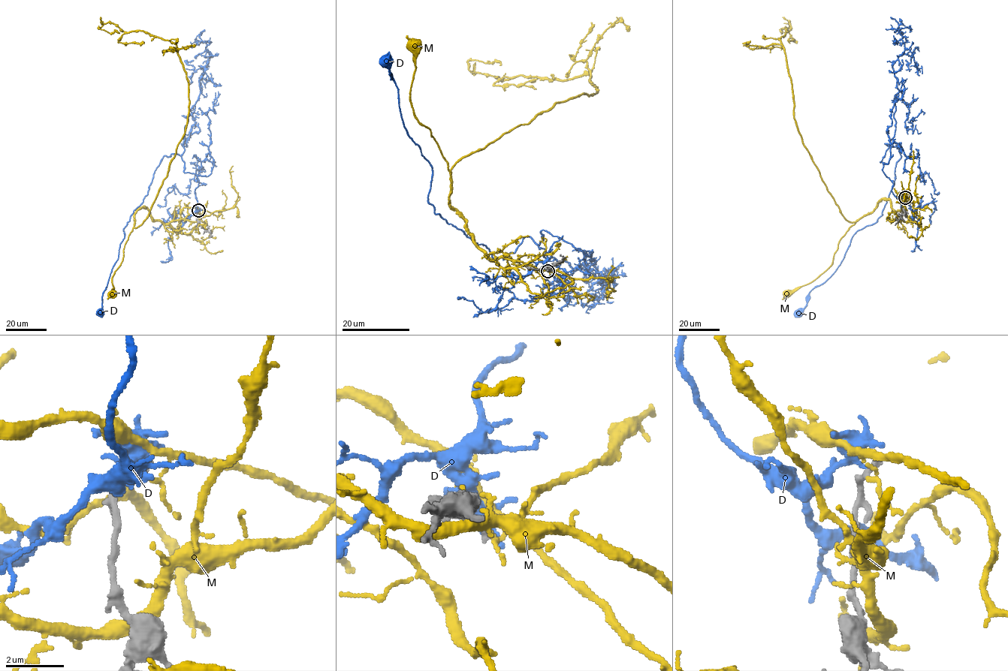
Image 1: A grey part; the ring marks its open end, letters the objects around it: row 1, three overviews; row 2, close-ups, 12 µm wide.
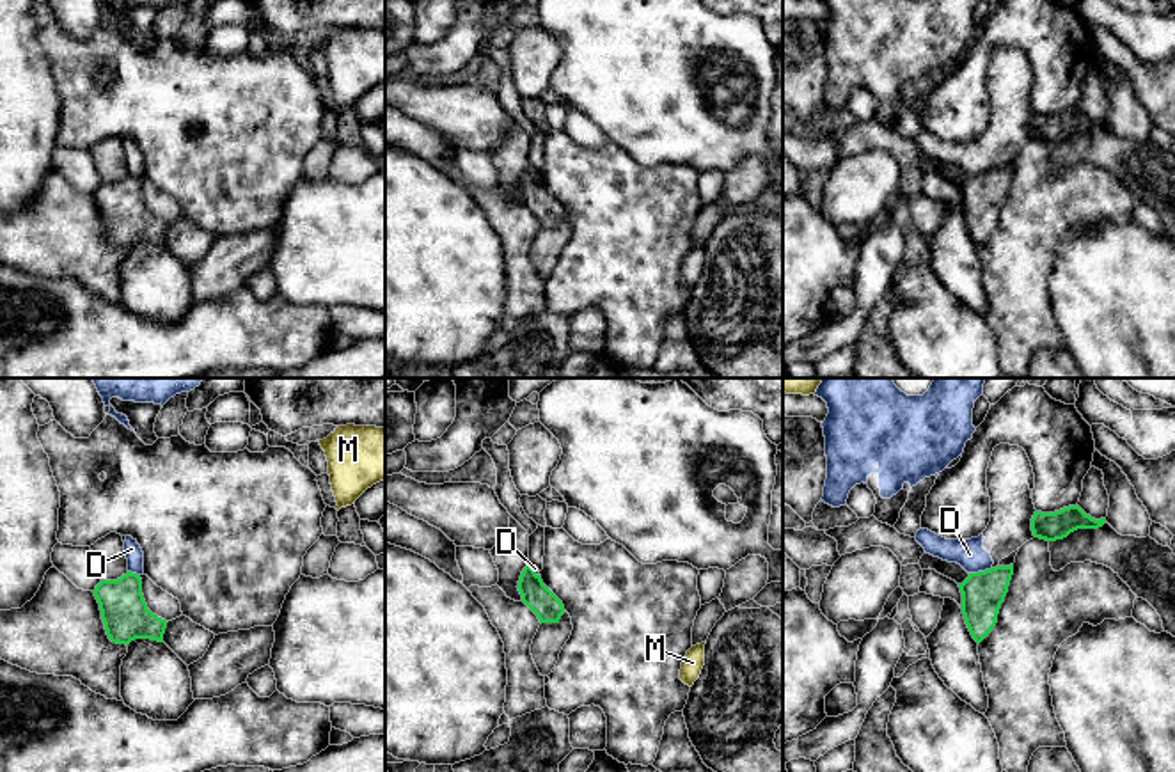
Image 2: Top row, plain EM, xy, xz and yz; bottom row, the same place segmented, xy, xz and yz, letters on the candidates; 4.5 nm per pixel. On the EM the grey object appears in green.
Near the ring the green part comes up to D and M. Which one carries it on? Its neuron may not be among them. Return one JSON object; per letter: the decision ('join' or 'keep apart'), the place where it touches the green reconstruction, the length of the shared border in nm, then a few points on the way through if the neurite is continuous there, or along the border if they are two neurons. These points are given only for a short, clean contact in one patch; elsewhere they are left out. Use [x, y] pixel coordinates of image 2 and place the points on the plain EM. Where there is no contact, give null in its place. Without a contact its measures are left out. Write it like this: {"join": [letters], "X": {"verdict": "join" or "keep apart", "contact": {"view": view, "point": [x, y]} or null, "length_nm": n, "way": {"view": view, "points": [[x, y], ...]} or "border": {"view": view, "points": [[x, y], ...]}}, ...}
{"join": [], "D": {"verdict": "keep apart", "contact": {"view": "yz", "point": [980, 174]}, "length_nm": 110, "border": {"view": "yz", "points": [[991, 169], [969, 176]]}}, "M": {"verdict": "keep apart", "contact": null}}

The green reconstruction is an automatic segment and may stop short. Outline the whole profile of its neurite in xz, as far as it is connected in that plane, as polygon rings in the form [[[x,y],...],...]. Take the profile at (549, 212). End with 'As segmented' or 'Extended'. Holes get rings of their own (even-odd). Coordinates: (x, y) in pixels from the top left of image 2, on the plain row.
[[[531,167],[524,170],[517,190],[522,204],[538,218],[540,225],[559,225],[564,217],[564,208],[543,186],[541,177],[538,177]]]. As segmented

